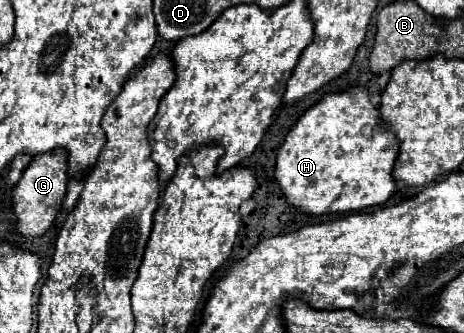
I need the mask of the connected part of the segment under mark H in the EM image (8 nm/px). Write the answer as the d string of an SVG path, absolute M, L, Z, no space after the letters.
M350 89L344 93L326 95L320 103L308 109L298 123L286 135L276 157L274 177L288 205L300 209L308 215L328 215L328 213L352 213L368 207L378 207L388 201L394 193L392 165L398 155L398 141L392 133L380 129L378 109L370 103L366 89Z

